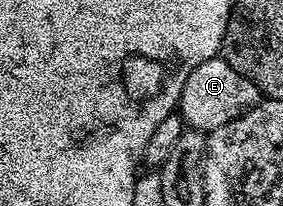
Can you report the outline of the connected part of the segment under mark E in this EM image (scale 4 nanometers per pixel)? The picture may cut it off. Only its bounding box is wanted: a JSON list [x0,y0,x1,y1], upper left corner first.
[177,58,260,134]

